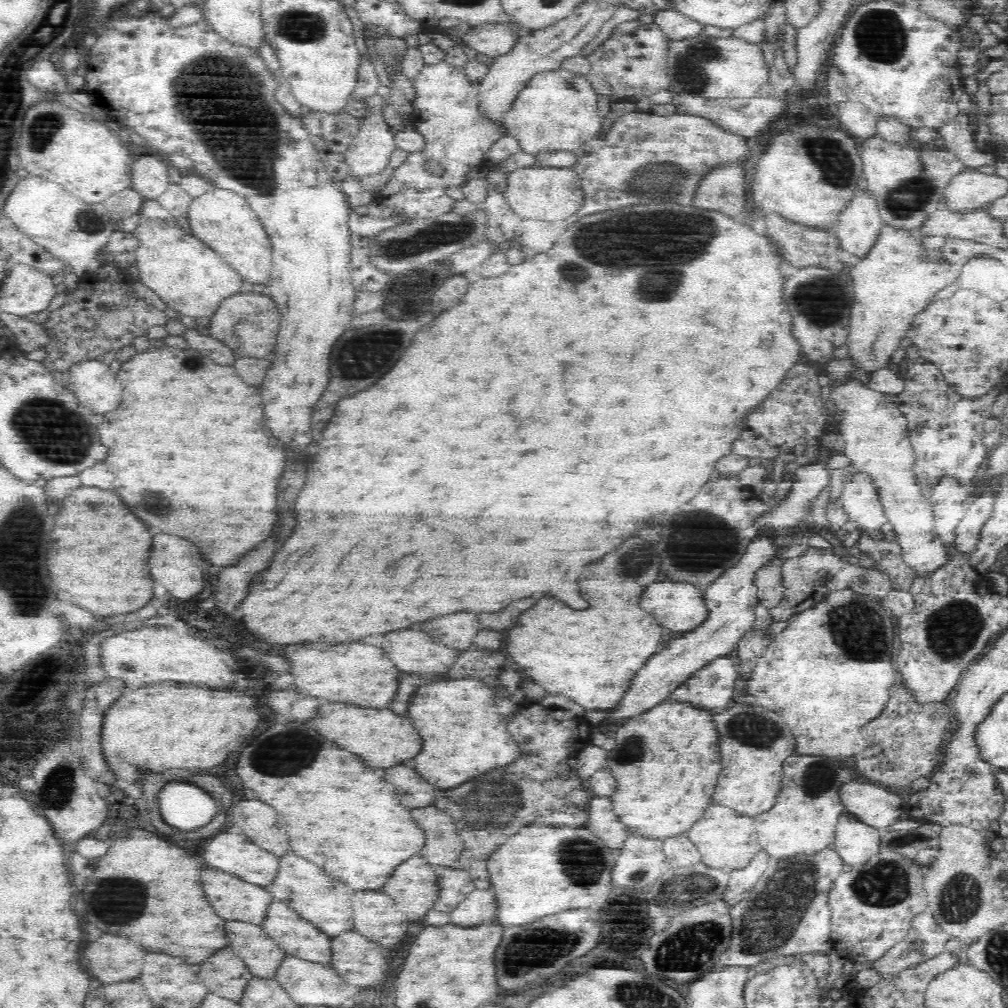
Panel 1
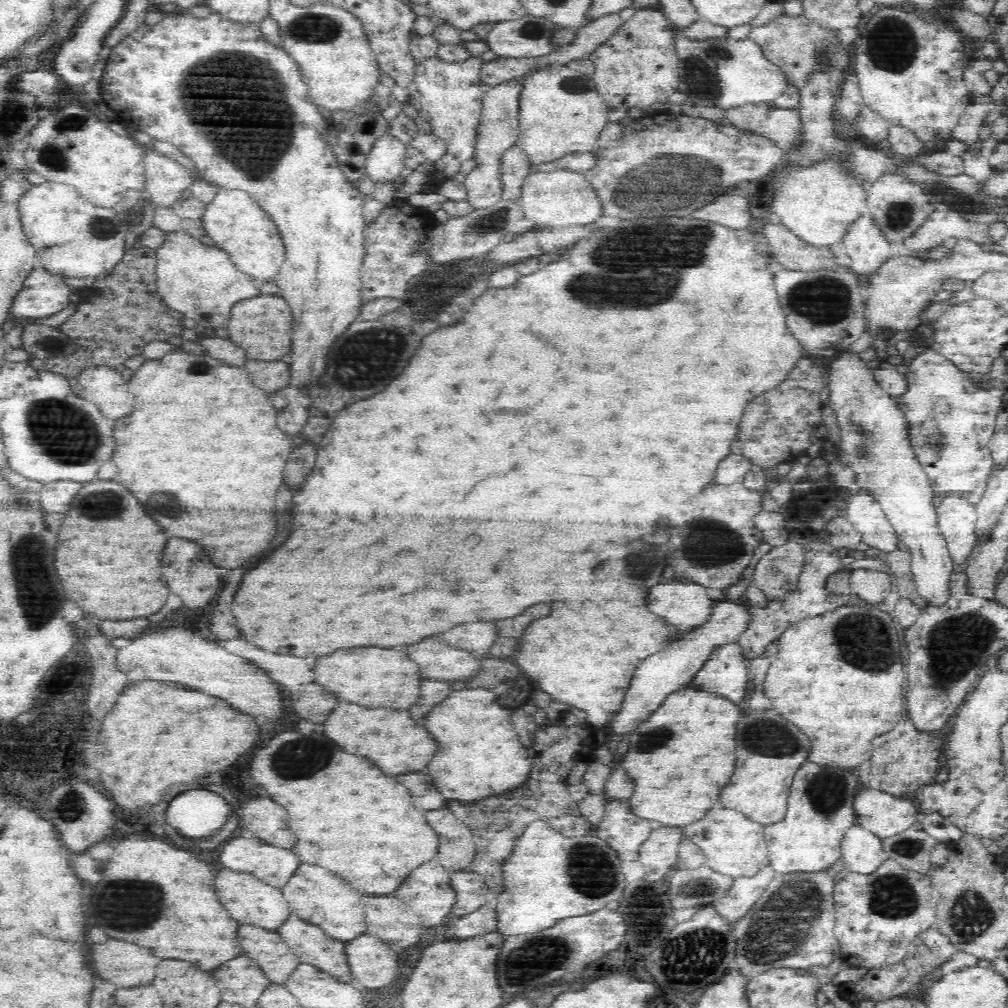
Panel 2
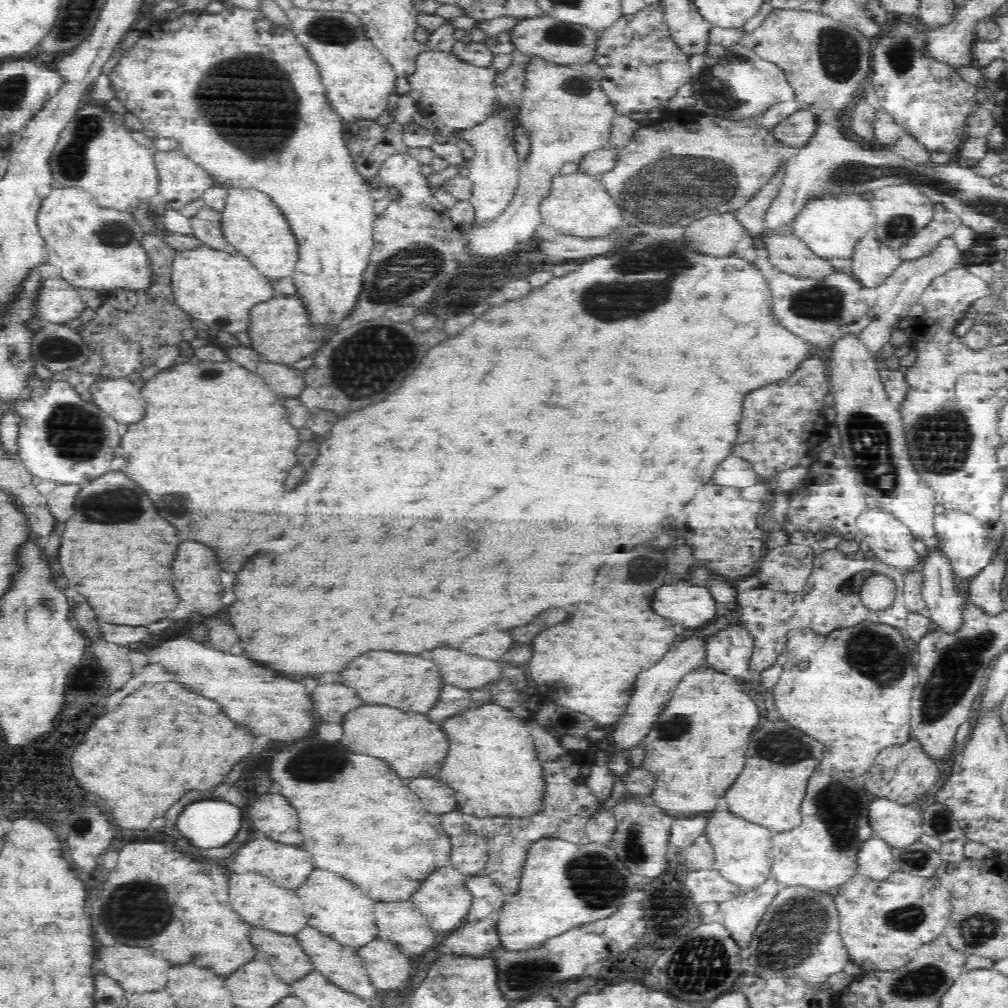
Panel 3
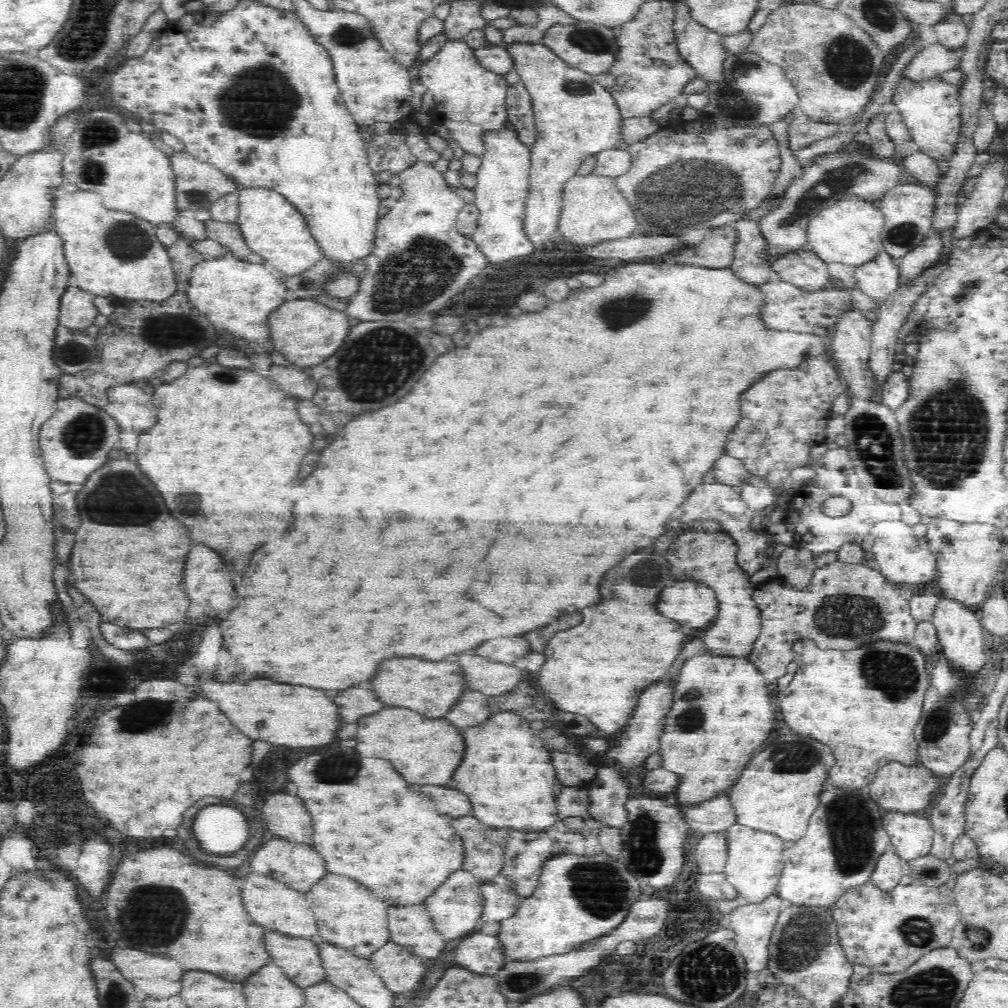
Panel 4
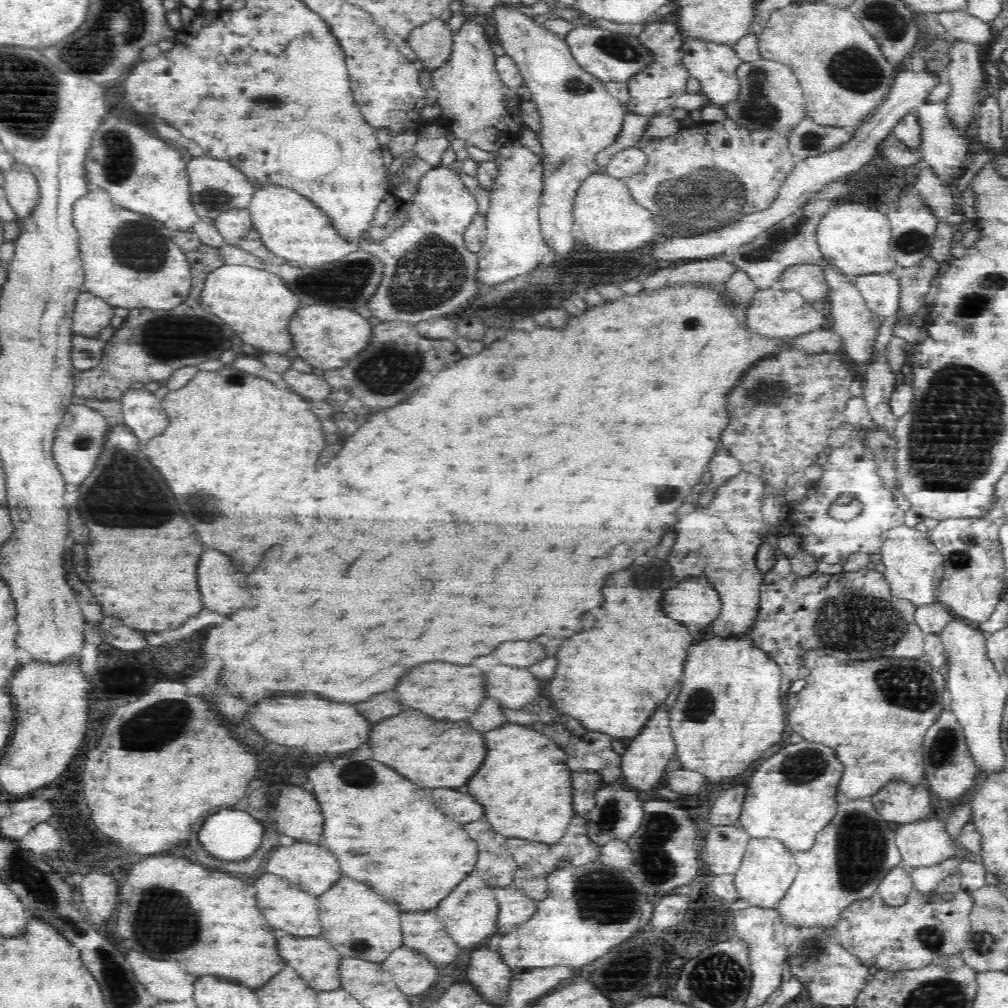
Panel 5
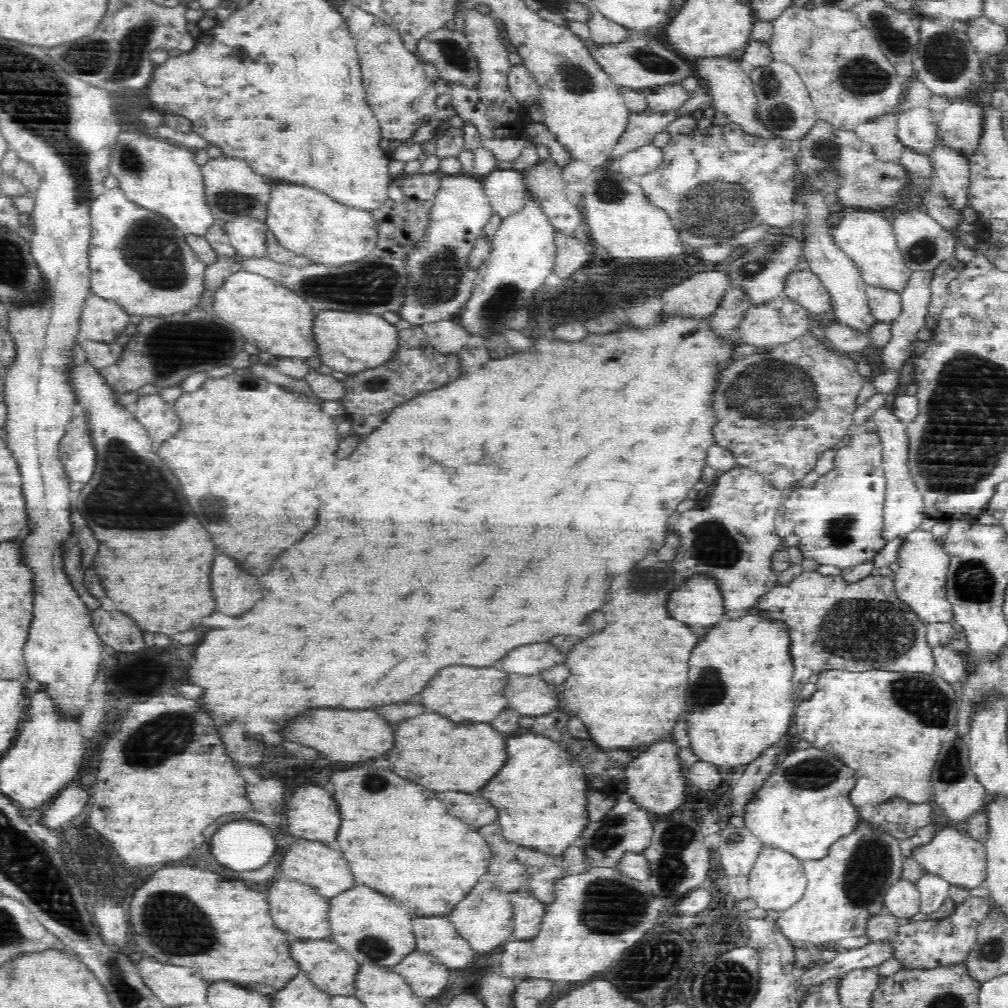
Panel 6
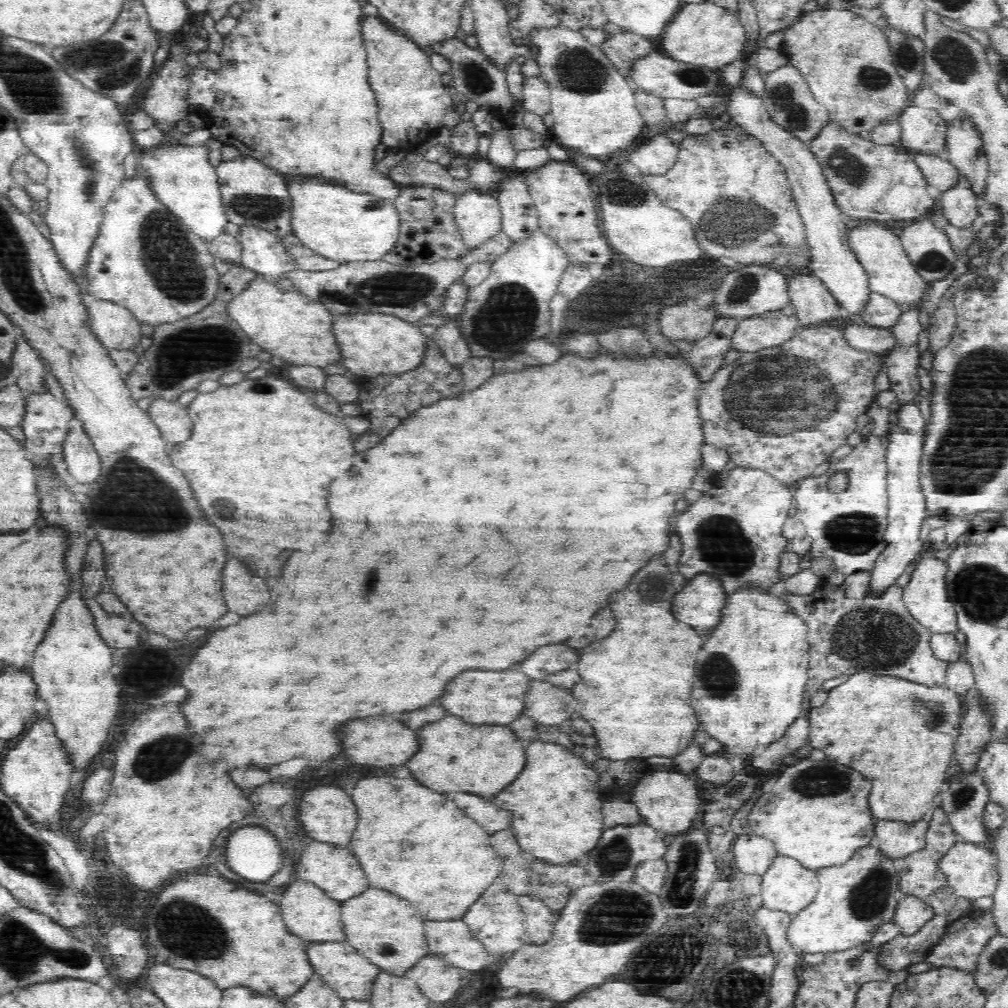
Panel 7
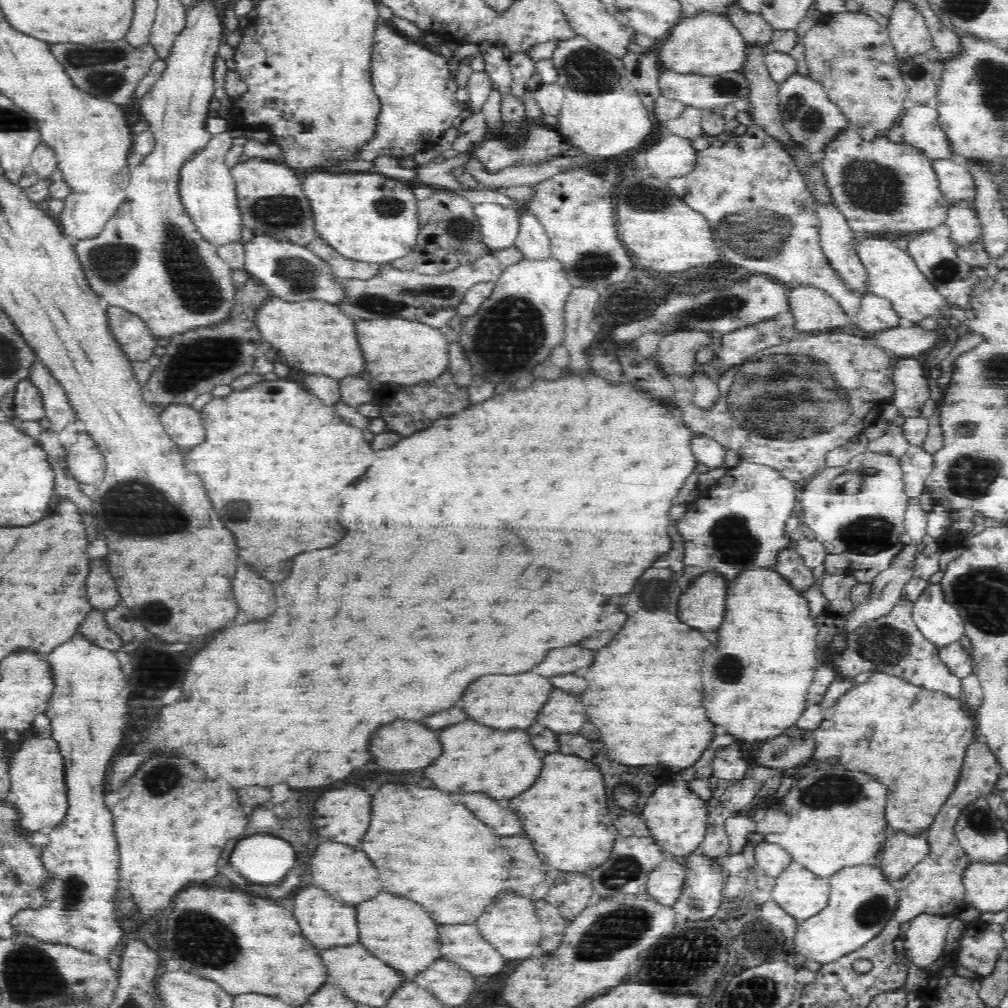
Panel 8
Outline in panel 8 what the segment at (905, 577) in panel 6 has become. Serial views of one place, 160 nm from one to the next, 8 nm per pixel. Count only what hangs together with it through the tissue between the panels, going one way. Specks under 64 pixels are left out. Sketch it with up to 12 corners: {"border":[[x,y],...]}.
{"border":[[928,581],[911,611],[938,648],[964,636],[962,617]]}

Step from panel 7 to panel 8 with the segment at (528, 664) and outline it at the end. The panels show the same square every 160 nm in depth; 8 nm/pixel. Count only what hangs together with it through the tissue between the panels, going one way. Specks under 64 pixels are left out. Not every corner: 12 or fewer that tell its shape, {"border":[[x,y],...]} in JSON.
{"border":[[554,648],[534,666],[550,678],[576,673],[590,664],[592,652]]}

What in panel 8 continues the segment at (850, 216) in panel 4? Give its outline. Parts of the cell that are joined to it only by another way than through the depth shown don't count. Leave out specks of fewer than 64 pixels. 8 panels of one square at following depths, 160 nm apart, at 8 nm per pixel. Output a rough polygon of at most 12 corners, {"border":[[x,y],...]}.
{"border":[[893,236],[855,243],[869,293],[906,324],[946,300]]}

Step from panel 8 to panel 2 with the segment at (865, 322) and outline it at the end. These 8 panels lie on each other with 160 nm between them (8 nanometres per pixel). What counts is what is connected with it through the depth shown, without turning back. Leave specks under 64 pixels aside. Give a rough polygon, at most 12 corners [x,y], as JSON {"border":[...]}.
{"border":[[874,217],[846,227],[842,246],[856,275],[876,272],[893,252]]}

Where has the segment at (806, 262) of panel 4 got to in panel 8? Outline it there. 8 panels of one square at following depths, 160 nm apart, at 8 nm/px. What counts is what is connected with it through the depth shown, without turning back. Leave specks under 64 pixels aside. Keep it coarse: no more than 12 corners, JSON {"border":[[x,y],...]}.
{"border":[[789,287],[794,328],[802,334],[846,327],[853,319],[828,292]]}

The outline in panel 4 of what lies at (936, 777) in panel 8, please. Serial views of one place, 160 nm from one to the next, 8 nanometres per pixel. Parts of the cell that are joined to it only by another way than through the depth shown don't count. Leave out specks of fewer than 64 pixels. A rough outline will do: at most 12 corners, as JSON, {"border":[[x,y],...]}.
{"border":[[791,644],[774,689],[790,730],[828,744],[827,785],[916,758],[929,674],[914,644]]}

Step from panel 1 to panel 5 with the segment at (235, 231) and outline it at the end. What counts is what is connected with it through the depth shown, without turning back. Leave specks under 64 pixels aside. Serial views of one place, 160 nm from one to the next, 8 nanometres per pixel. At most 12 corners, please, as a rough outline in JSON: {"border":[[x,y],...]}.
{"border":[[256,186],[251,226],[274,257],[314,268],[360,250],[308,200]]}

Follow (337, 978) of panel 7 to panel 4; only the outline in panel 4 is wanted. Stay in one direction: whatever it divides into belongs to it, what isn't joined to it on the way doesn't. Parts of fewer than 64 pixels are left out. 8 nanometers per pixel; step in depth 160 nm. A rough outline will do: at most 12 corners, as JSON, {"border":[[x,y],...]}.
{"border":[[264,932],[274,964],[300,988],[326,979],[315,939]]}

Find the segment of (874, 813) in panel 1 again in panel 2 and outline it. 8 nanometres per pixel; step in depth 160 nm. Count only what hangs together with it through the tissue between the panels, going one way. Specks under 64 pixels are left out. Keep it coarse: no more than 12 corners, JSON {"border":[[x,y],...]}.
{"border":[[870,788],[856,822],[881,839],[918,820],[913,798]]}

